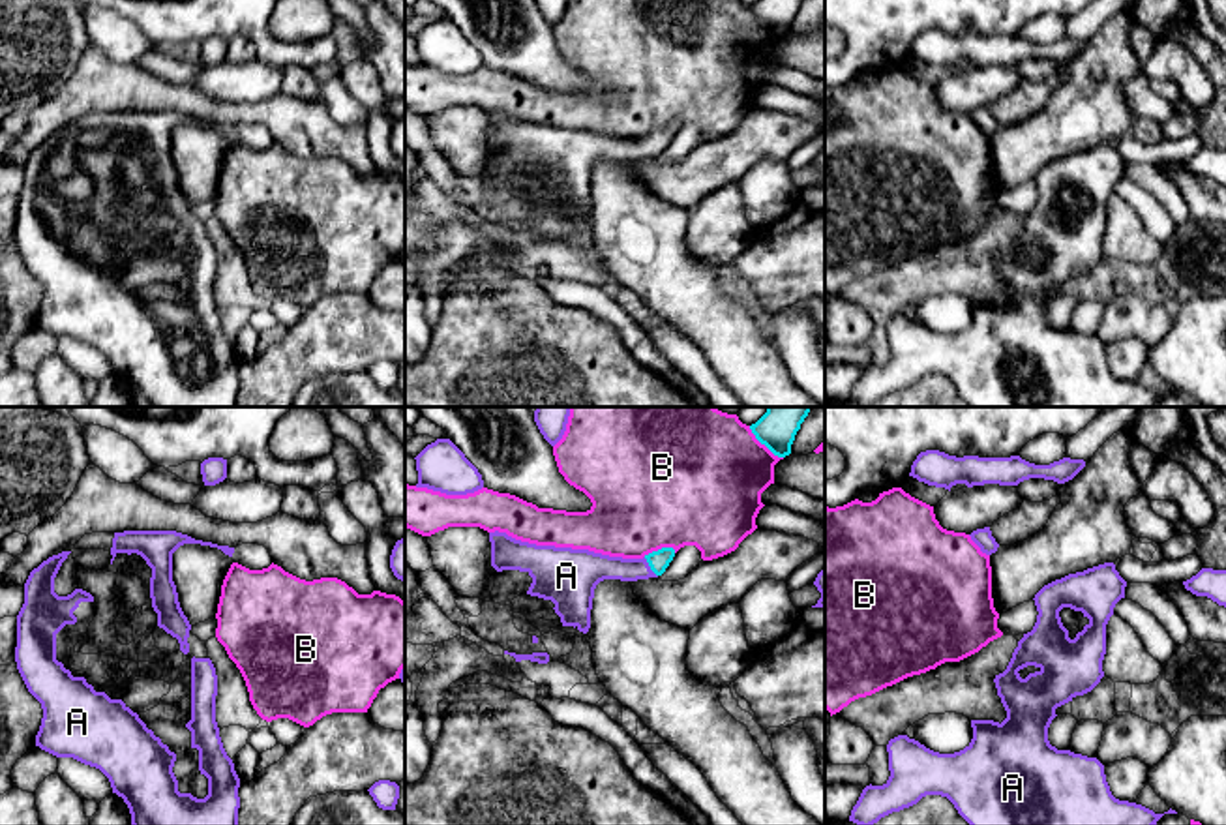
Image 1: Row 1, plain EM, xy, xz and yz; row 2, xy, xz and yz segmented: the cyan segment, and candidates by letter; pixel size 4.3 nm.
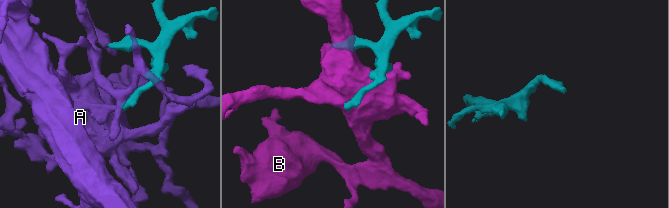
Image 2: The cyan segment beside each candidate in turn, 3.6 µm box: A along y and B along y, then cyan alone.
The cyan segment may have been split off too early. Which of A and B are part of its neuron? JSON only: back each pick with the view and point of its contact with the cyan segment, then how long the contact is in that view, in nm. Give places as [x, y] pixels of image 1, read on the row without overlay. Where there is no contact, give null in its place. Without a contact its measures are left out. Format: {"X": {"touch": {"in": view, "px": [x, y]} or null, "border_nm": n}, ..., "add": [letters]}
{"A": {"touch": {"in": "xz", "px": [649, 145]}, "border_nm": 110}, "add": ["A"]}

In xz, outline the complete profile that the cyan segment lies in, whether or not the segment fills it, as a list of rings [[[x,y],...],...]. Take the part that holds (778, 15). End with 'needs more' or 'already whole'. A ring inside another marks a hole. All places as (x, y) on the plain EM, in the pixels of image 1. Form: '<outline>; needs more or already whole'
[[[757,0],[750,9],[774,36],[785,38],[791,34],[791,24],[802,2],[804,0]]]; already whole

